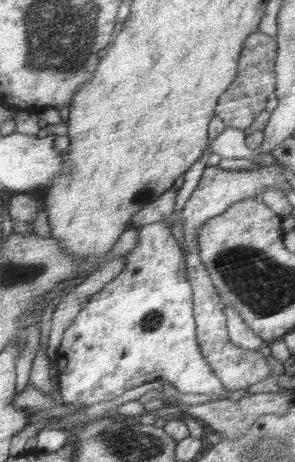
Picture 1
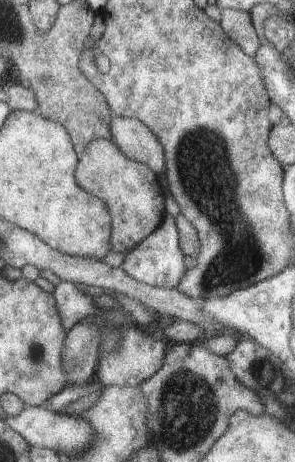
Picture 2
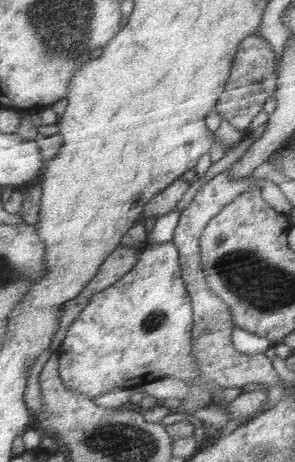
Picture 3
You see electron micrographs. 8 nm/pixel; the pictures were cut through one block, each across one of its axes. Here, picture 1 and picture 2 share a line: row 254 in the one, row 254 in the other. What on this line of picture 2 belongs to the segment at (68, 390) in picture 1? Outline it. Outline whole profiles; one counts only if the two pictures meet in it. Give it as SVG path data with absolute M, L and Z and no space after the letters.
M171 214L165 216L163 224L153 232L149 238L145 238L135 250L127 254L127 260L123 264L125 272L131 274L135 280L149 284L153 288L163 288L163 290L177 290L185 276L189 274L189 268L185 264L185 252L181 248L181 228L177 224L177 218Z

